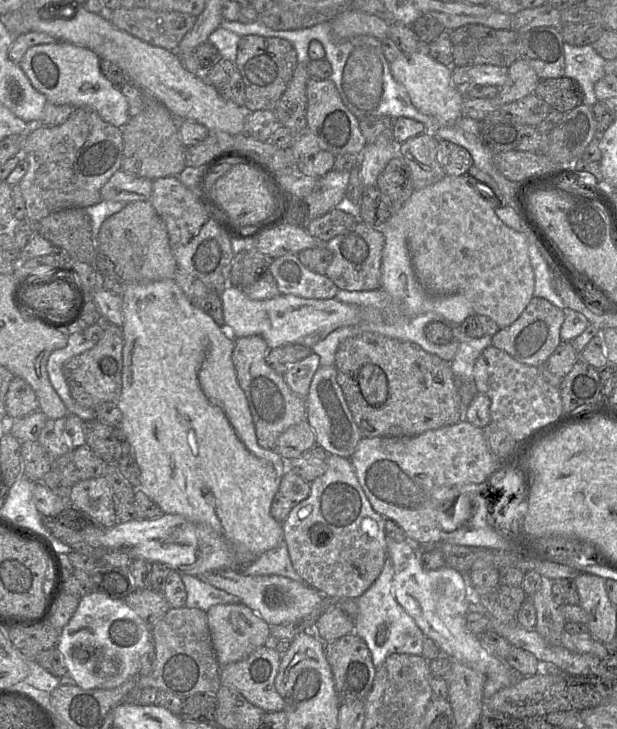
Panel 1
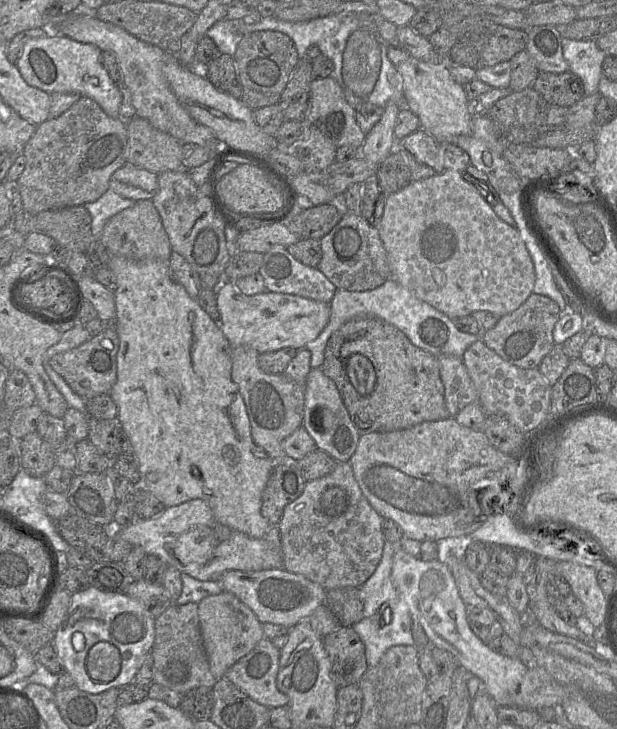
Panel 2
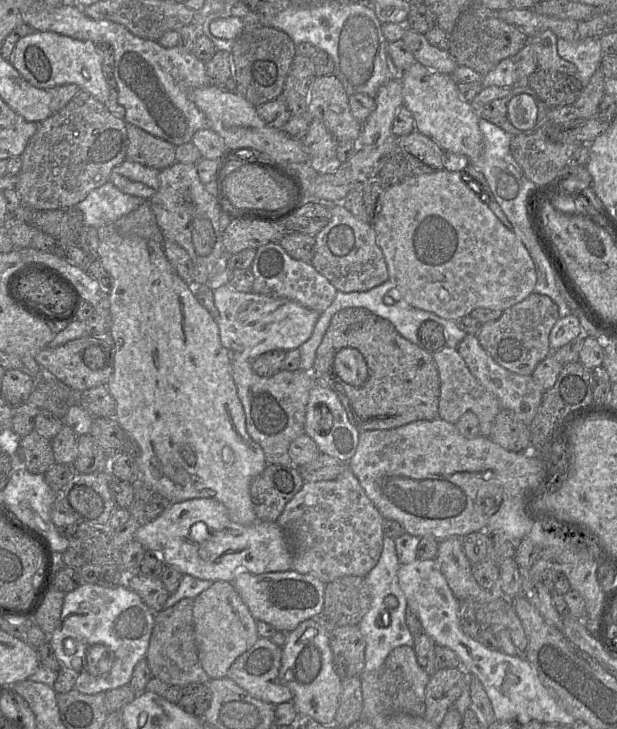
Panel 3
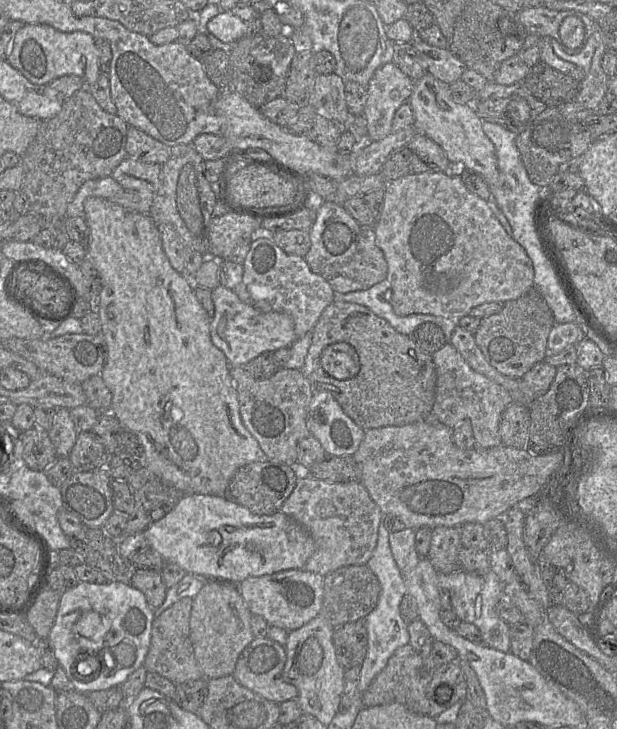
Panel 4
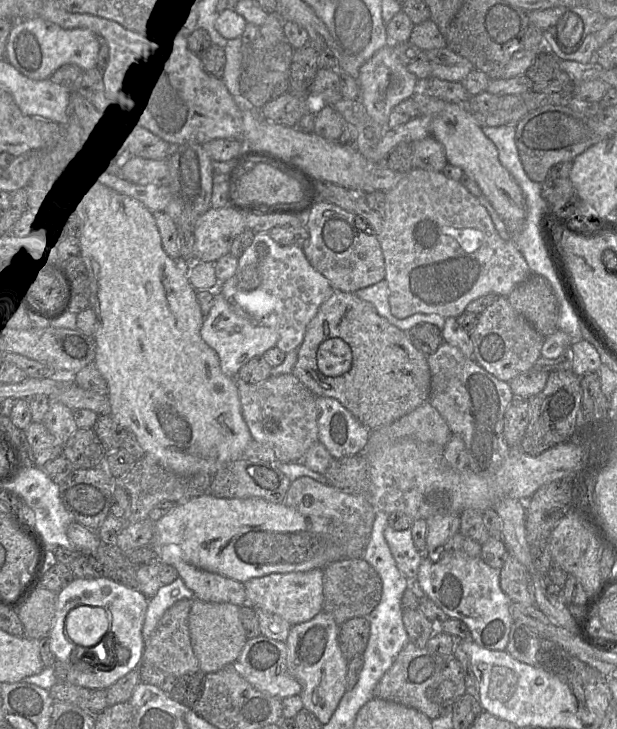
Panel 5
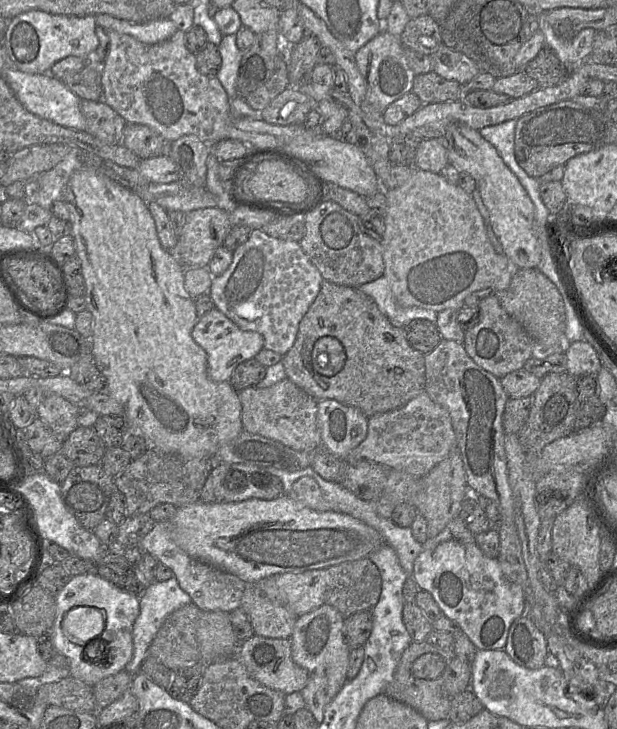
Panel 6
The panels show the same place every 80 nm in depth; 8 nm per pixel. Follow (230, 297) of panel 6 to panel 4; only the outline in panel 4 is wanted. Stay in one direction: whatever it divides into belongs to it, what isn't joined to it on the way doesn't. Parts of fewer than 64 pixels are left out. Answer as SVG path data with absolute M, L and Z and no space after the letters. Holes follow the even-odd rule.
M260 233L252 240L243 269L242 283L233 291L243 302L262 311L283 312L291 316L297 339L313 330L322 312L336 299L332 286L312 271L304 257L286 253L266 233Z

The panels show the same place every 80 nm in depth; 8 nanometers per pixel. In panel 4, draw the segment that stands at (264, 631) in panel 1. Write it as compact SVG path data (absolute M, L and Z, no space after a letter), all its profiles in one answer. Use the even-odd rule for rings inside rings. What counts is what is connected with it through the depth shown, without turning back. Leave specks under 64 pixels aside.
M205 580L205 585L193 598L190 615L190 640L196 660L207 679L233 674L240 654L255 638L251 628L251 617L252 613L245 604L237 584L220 580Z

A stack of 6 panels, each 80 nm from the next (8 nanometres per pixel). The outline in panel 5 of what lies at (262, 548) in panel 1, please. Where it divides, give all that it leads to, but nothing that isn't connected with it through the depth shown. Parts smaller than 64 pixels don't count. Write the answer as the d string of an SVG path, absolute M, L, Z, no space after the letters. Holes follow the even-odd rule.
M83 185L72 197L72 209L78 221L78 239L80 240L80 257L82 258L89 277L90 295L89 308L96 315L95 366L106 379L109 387L108 398L110 414L128 433L132 433L145 451L145 455L152 457L161 465L181 475L209 474L215 475L224 465L242 458L242 452L253 440L242 416L242 406L238 392L236 378L225 375L220 367L217 353L202 339L200 330L204 321L195 289L187 277L189 263L176 261L164 251L161 236L153 213L140 201L99 187L97 185Z

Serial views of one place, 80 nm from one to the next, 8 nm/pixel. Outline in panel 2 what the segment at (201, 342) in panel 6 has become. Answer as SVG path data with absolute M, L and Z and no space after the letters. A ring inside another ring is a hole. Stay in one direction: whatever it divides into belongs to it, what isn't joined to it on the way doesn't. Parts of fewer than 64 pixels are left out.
M230 281L221 283L216 296L220 328L231 346L249 346L259 354L283 348L305 348L307 343L318 337L330 318L329 303L269 291L245 295Z

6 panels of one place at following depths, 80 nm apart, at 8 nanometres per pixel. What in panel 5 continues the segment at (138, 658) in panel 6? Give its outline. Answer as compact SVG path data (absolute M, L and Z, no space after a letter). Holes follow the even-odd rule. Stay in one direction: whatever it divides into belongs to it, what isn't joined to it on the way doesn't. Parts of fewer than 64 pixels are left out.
M178 577L168 585L162 585L157 594L149 599L142 634L148 639L167 609L177 601L195 598L193 591L187 588L182 578Z

